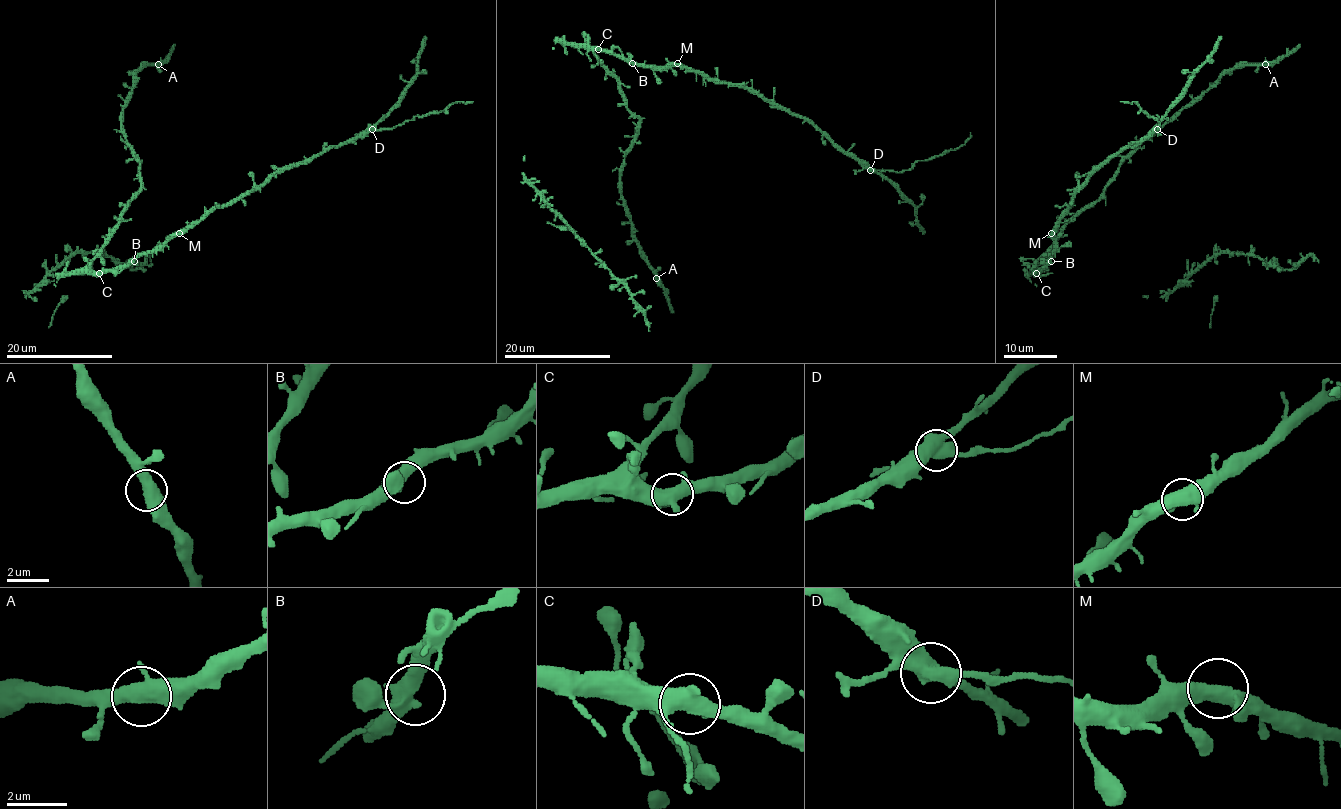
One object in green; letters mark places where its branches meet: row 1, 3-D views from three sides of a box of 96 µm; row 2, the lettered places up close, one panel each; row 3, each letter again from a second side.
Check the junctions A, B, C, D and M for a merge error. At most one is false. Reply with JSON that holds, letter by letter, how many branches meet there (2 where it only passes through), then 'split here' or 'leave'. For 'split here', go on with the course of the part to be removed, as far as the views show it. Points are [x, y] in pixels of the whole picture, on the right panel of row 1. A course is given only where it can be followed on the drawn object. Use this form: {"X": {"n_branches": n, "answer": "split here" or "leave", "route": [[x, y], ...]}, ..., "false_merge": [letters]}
{"A": {"n_branches": 3, "answer": "leave"}, "B": {"n_branches": 3, "answer": "leave"}, "C": {"n_branches": 3, "answer": "leave"}, "D": {"n_branches": 3, "answer": "split here", "route": [[1157, 129], [1160, 125], [1157, 120], [1148, 116], [1136, 101], [1120, 101]]}, "M": {"n_branches": 3, "answer": "leave"}, "false_merge": ["D"]}

